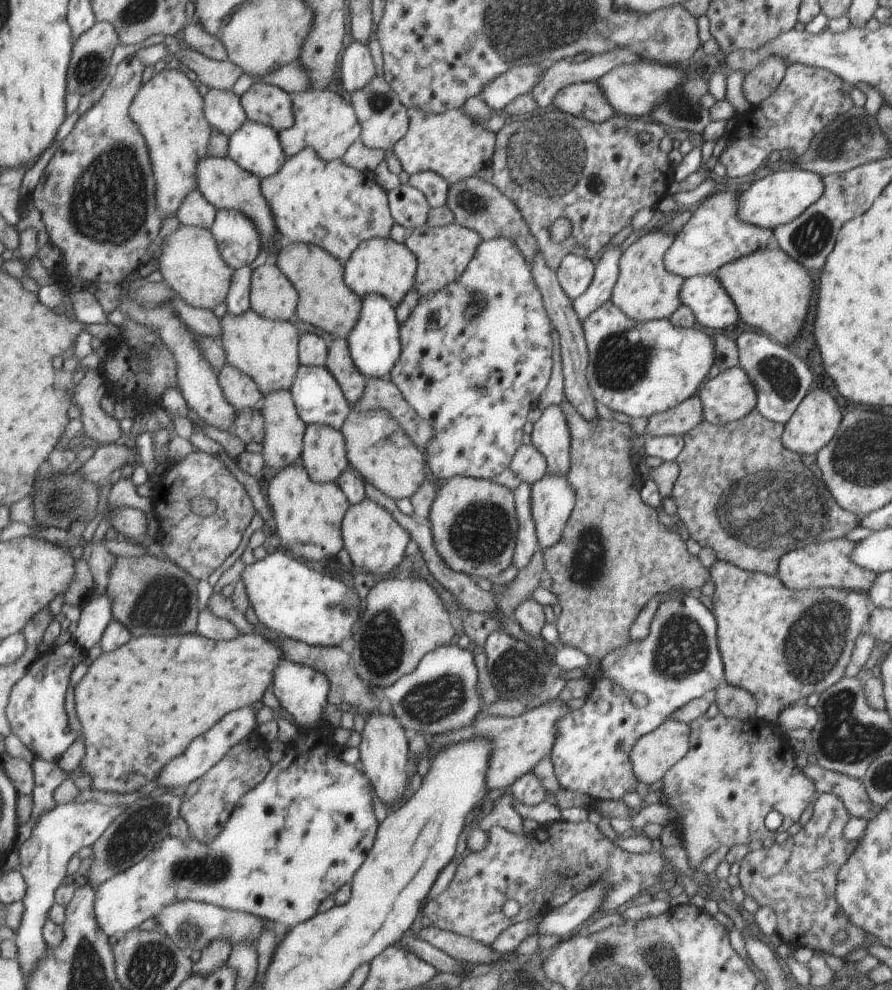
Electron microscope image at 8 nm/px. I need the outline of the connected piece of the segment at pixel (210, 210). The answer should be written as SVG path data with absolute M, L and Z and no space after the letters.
M200 190L194 192L179 213L179 219L183 225L196 226L210 229L215 226L219 209L214 207Z

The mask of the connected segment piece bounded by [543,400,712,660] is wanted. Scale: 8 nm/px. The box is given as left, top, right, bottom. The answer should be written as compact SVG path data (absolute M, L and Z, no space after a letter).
M566 400L560 403L560 410L566 418L571 435L571 468L569 469L569 480L574 480L574 489L578 488L578 508L574 508L574 516L570 516L570 528L566 528L566 536L562 536L562 544L554 544L554 548L544 550L543 556L545 568L552 575L553 594L559 601L562 614L557 619L556 627L560 633L560 638L566 643L579 648L594 659L604 659L610 652L619 650L625 653L628 644L630 644L630 636L634 636L634 624L638 624L638 616L642 616L642 612L646 612L646 608L650 608L650 604L654 604L654 600L658 600L658 596L669 599L677 589L677 592L690 592L700 590L711 578L712 573L709 569L702 565L701 560L694 556L694 552L690 552L690 548L686 546L686 540L682 540L679 532L674 532L674 528L666 528L662 525L661 508L654 508L654 504L646 504L646 500L642 500L642 488L646 488L647 477L642 475L638 469L638 456L634 456L634 424L621 424L616 420L606 421L598 418L596 421L586 421L573 405Z

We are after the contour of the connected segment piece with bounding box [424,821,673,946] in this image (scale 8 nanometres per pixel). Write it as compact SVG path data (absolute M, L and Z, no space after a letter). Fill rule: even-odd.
M556 821L539 828L534 834L513 834L500 826L491 827L487 832L485 848L480 851L467 852L458 862L456 876L448 888L435 900L426 904L424 915L430 919L432 926L451 931L479 941L481 944L492 946L496 938L514 923L534 919L536 916L548 914L550 910L569 902L575 895L580 895L584 889L601 881L606 889L603 914L623 911L630 905L640 892L651 888L657 883L672 864L664 861L662 847L658 844L651 852L633 854L626 848L619 848L598 828L598 824L589 821L576 824ZM508 900L515 900L520 905L520 912L513 918L507 918L502 912Z

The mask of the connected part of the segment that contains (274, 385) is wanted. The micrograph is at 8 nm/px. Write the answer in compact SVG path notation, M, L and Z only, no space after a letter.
M254 310L243 316L233 316L230 312L222 318L225 336L222 344L228 362L253 377L261 386L265 397L279 391L292 391L301 364L301 339L303 334L288 321L276 321L262 317Z

